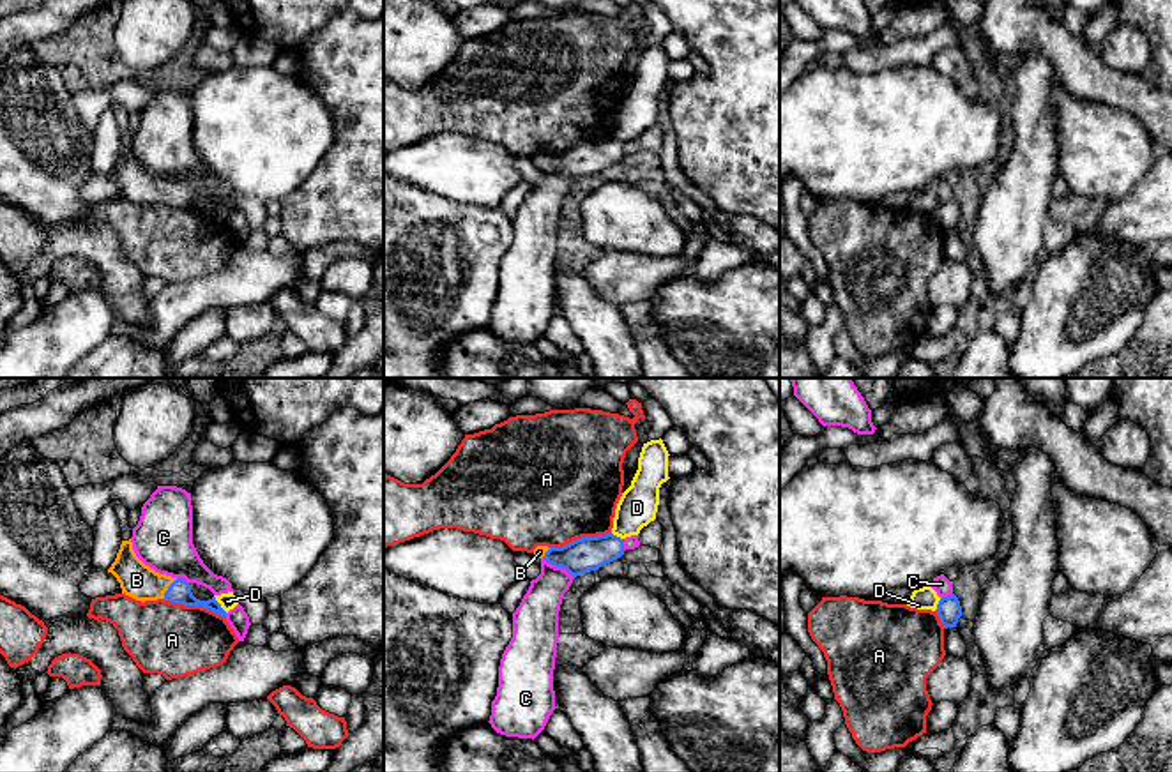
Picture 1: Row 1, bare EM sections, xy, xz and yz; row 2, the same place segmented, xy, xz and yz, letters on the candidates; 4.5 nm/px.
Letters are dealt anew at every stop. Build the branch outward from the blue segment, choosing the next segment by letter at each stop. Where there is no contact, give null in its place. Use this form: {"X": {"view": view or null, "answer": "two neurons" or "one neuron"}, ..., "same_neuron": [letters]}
{"A": {"view": "xy", "answer": "two neurons"}, "B": {"view": "xy", "answer": "one neuron"}, "C": {"view": "xz", "answer": "two neurons"}, "D": {"view": "xy", "answer": "two neurons"}, "same_neuron": ["B"]}

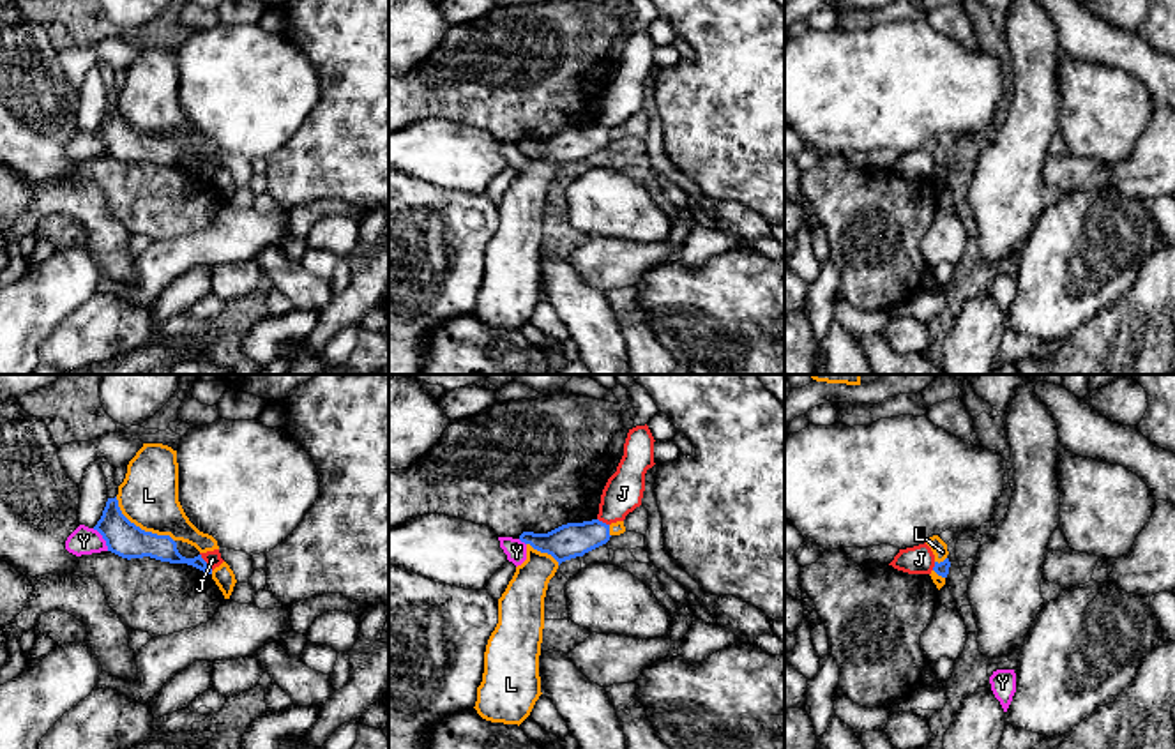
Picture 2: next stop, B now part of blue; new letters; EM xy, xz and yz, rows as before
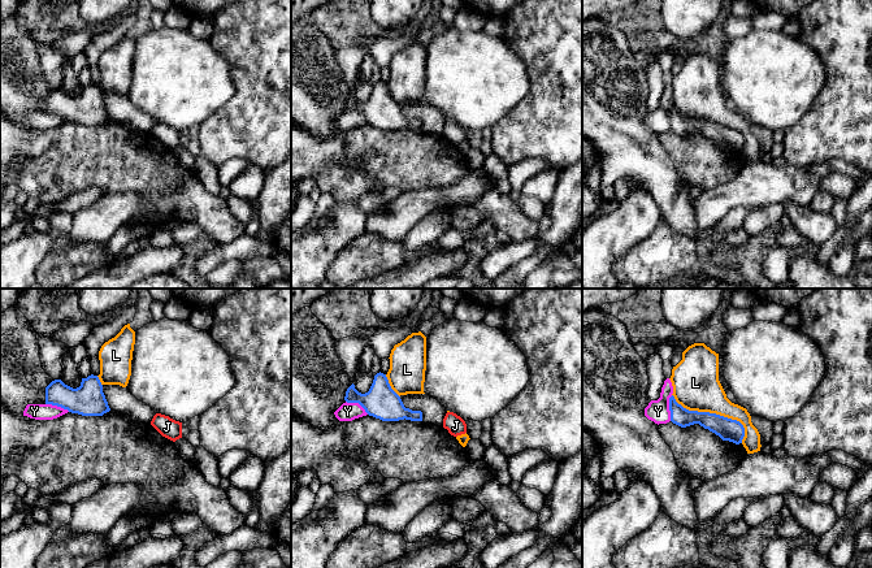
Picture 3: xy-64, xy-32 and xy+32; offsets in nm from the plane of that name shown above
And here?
{"J": {"view": "xy", "answer": "two neurons"}, "L": {"view": "xy", "answer": "two neurons"}, "Y": {"view": "xy", "answer": "two neurons"}, "same_neuron": []}

